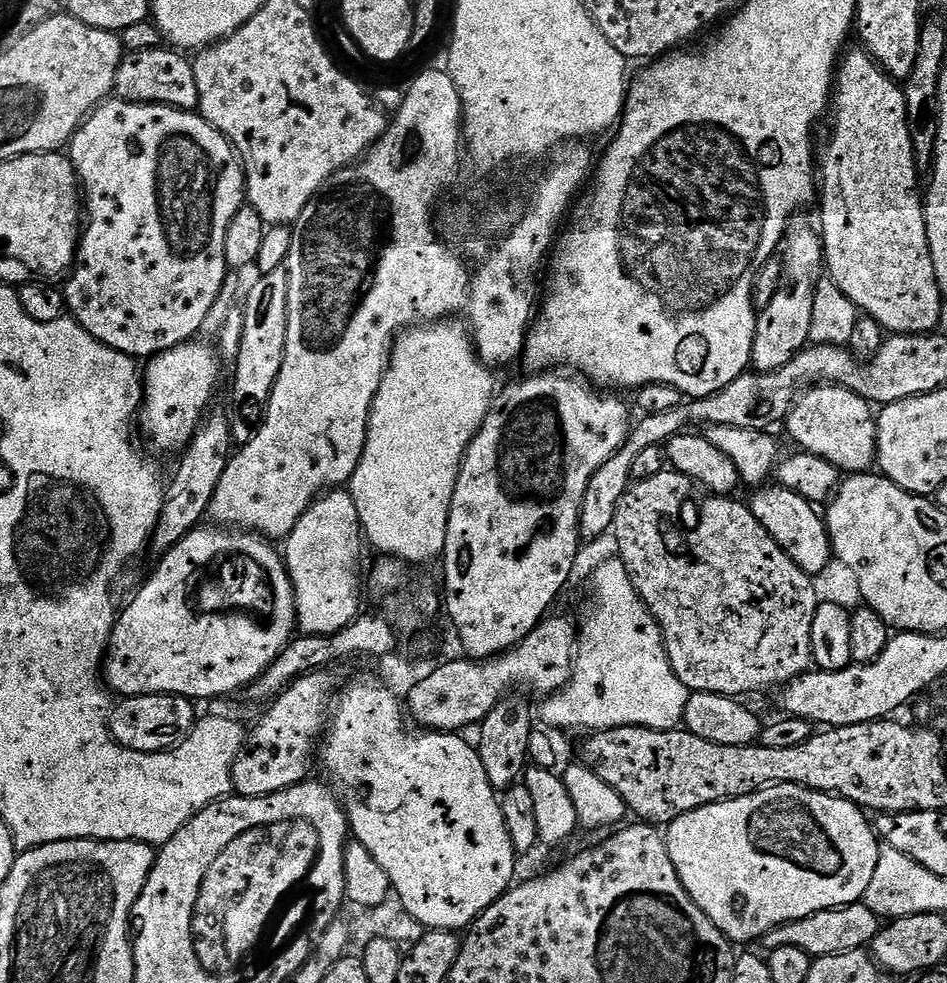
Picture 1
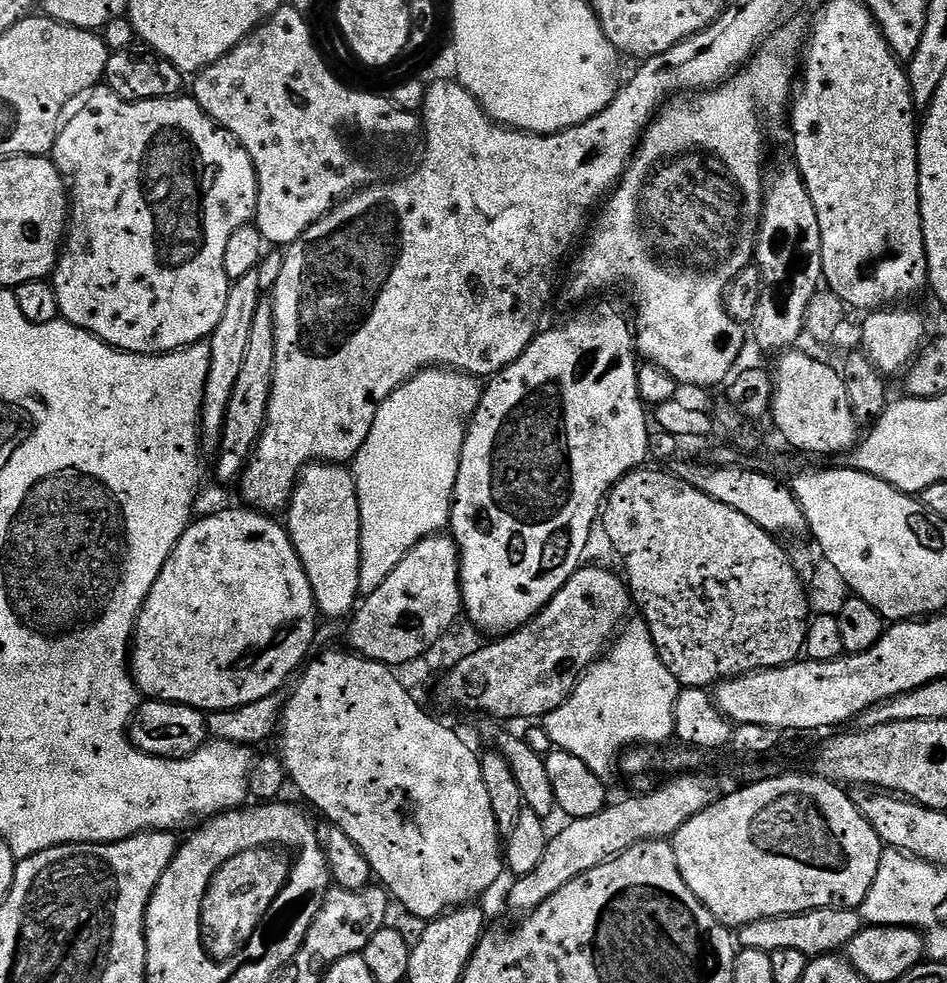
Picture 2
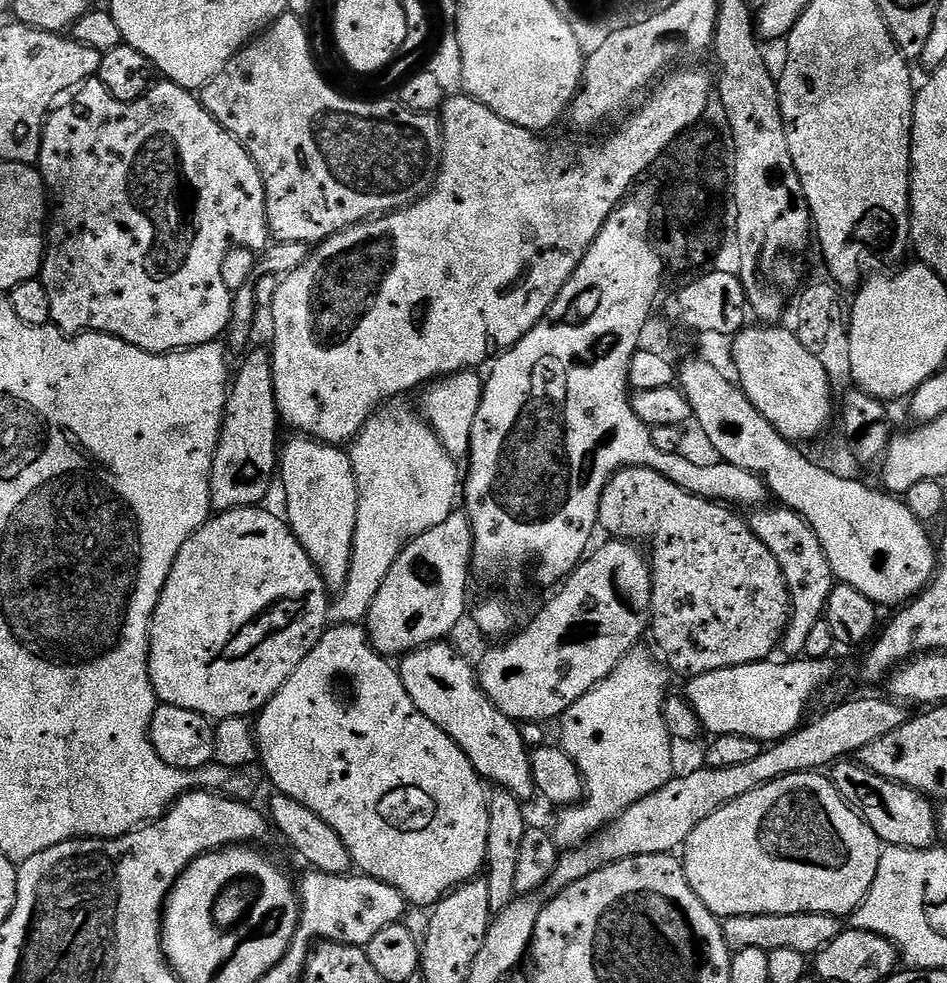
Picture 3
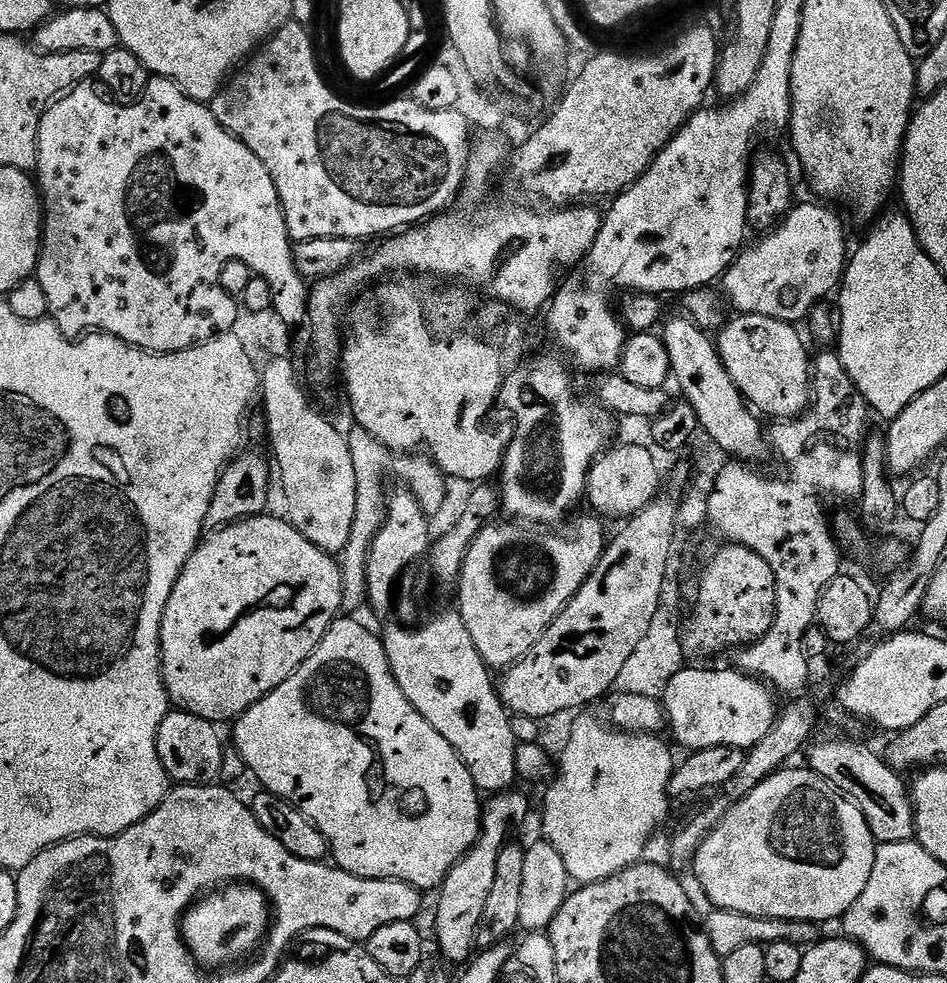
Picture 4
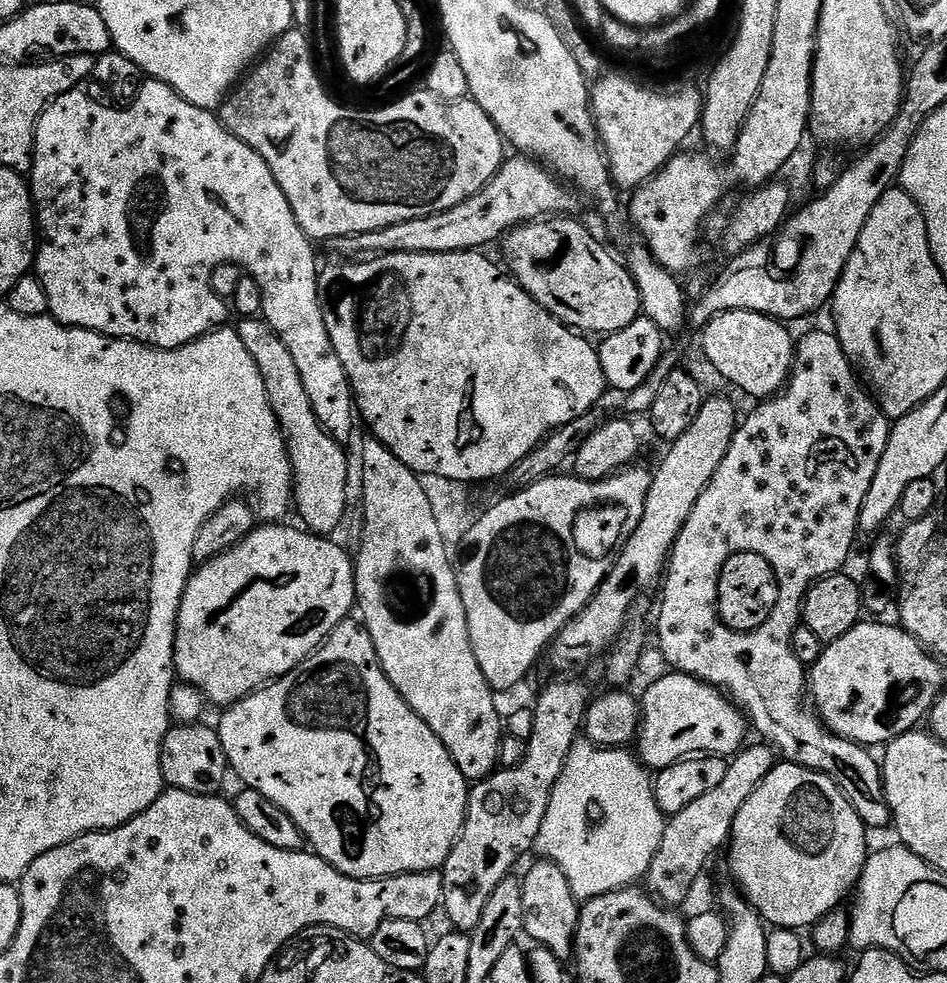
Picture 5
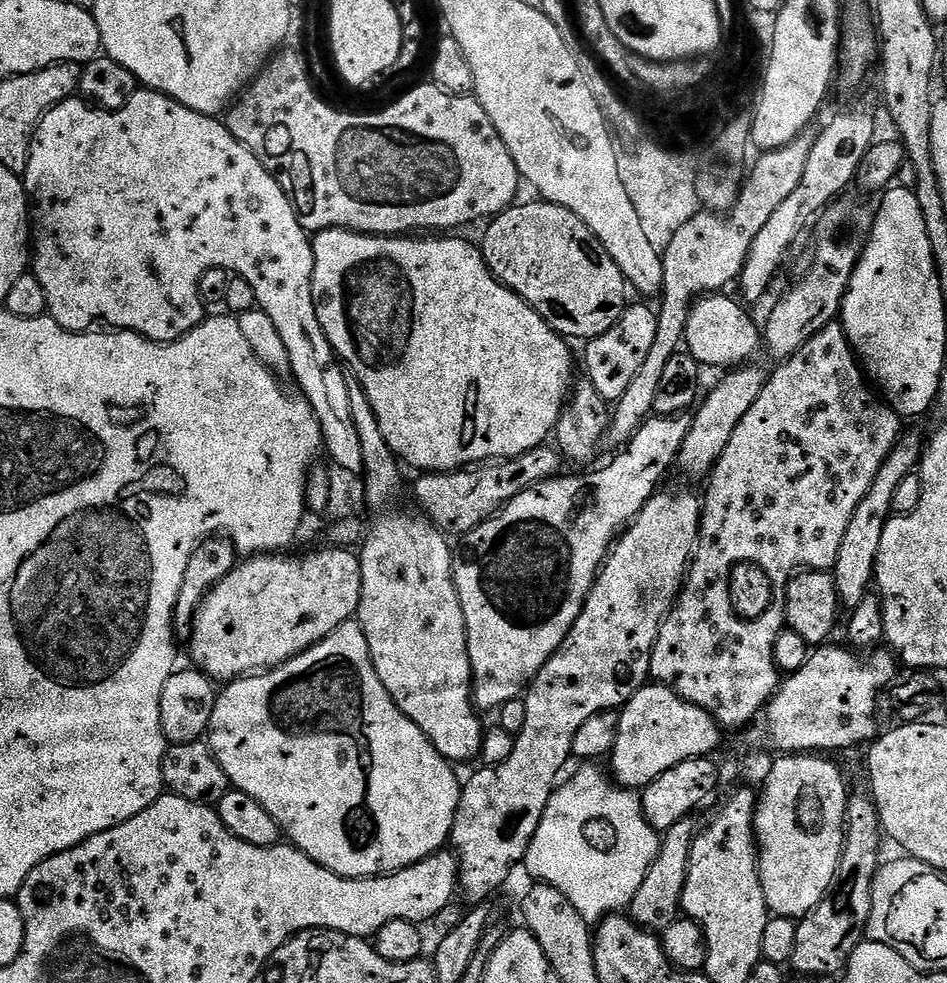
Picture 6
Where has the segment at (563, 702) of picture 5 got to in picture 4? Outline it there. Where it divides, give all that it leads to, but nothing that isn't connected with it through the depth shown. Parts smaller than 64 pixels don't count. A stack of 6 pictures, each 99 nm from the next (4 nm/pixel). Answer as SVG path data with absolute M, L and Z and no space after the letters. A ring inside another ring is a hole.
M509 790L493 795L489 799L492 801L489 804L487 801L483 805L480 836L474 842L472 849L452 867L450 874L438 889L440 901L436 900L434 904L437 910L437 930L434 944L440 947L441 954L439 953L439 955L449 965L460 963L463 965L473 955L476 948L478 922L482 919L482 909L486 907L486 897L494 886L498 854L504 849L505 844L509 843L508 831L512 828L512 820L516 820L528 812L527 798L516 791Z

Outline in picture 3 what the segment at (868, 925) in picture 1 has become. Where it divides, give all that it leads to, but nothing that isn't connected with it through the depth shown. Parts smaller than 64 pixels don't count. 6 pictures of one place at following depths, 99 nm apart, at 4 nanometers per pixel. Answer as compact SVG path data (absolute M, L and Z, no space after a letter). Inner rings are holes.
M803 912L802 914L754 914L753 916L729 916L723 921L726 946L733 953L742 950L798 950L798 954L811 957L821 952L842 931L842 924L835 916Z

